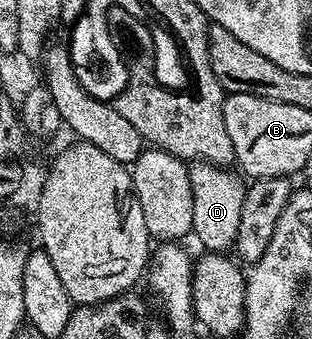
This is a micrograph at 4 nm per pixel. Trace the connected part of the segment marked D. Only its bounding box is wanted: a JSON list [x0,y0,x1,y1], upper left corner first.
[189,161,247,252]

